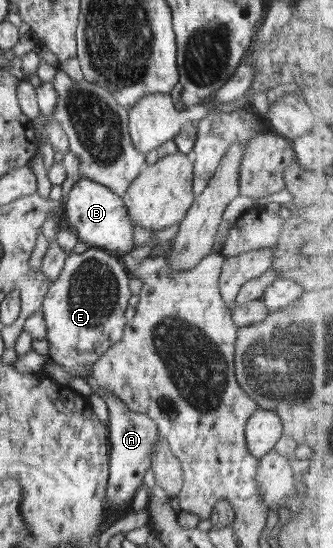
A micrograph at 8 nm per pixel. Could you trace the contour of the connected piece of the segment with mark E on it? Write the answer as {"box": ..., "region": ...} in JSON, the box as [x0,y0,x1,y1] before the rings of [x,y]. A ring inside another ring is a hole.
{"box":[41,248,131,377],"region":[[[101,248],[88,249],[80,254],[71,254],[66,257],[64,267],[56,280],[51,283],[43,300],[41,310],[46,323],[46,341],[49,349],[46,354],[46,364],[51,362],[65,367],[72,375],[84,377],[86,373],[93,371],[93,364],[120,341],[125,324],[127,323],[125,311],[131,298],[129,288],[130,273],[119,256],[102,250]]]}

